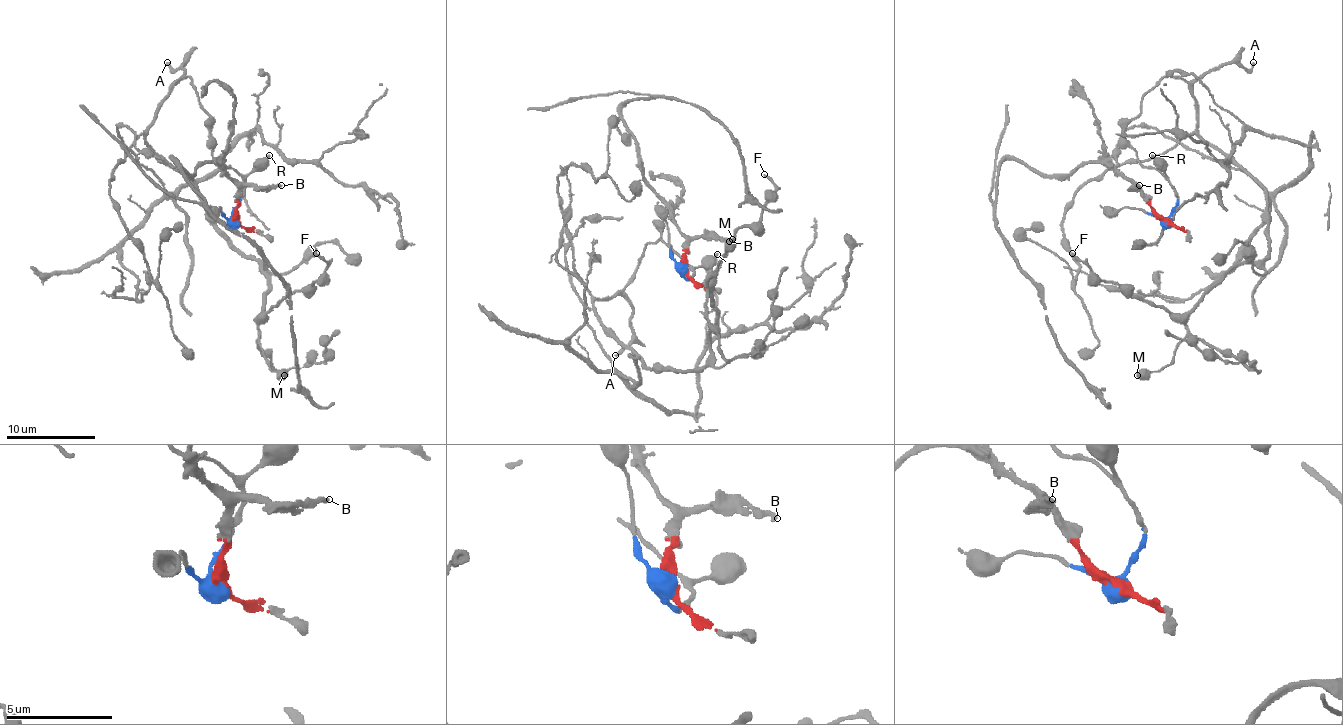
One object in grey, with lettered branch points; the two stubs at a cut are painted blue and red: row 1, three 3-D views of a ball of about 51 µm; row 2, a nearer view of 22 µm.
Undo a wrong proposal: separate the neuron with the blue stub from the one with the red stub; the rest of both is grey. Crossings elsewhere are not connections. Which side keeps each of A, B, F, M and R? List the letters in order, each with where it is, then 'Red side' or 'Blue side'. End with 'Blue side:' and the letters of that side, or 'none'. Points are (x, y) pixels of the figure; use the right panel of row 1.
A: Place: (1253, 62). Blue side
B: Place: (1139, 185). Red side
F: Place: (1072, 253). Blue side
M: Place: (1137, 375). Blue side
R: Place: (1152, 155). Blue side
Blue side: A, F, M, R

